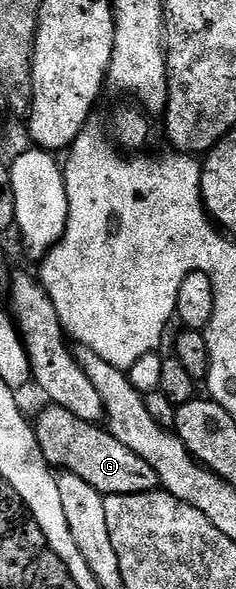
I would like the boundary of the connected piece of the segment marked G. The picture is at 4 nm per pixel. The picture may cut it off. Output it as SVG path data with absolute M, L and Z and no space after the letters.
M44 406L46 407L39 412L38 419L33 419L32 425L47 466L80 476L103 496L147 494L159 489L156 468L152 468L152 464L144 464L144 460L140 460L140 456L136 456L128 444L120 444L120 440L116 440L116 436L112 436L109 430L97 422L80 420L79 416L74 416L60 406Z

